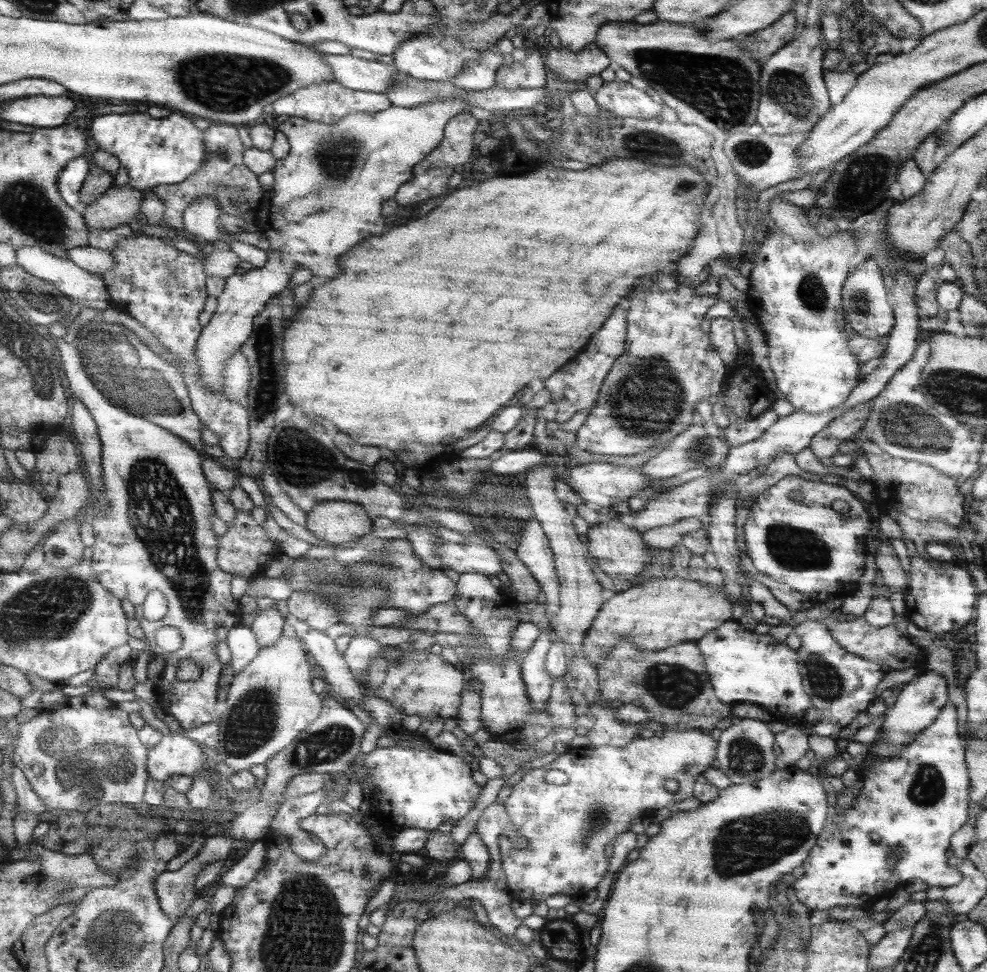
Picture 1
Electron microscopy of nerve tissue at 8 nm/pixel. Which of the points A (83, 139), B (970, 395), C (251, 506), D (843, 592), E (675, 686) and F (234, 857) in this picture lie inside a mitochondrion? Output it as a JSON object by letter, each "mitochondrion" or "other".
{"A":"other","B":"mitochondrion","C":"other","D":"other","E":"mitochondrion","F":"other"}

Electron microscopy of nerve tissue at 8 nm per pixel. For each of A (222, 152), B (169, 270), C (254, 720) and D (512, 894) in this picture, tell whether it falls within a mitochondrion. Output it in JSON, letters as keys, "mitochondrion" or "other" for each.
{"A":"mitochondrion","B":"mitochondrion","C":"mitochondrion","D":"other"}

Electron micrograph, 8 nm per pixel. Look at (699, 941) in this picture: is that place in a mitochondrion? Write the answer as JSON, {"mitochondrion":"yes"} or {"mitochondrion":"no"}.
{"mitochondrion":"no"}

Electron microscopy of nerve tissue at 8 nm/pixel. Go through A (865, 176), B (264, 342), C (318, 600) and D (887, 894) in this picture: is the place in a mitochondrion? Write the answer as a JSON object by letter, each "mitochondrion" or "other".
{"A":"mitochondrion","B":"mitochondrion","C":"mitochondrion","D":"other"}

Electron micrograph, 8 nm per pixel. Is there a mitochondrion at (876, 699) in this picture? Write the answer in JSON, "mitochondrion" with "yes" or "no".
{"mitochondrion":"no"}

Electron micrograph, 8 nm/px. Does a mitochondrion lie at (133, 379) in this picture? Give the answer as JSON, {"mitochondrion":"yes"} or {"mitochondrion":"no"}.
{"mitochondrion":"yes"}

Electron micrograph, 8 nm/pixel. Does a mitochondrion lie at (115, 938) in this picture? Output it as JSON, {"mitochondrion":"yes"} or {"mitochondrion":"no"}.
{"mitochondrion":"yes"}

